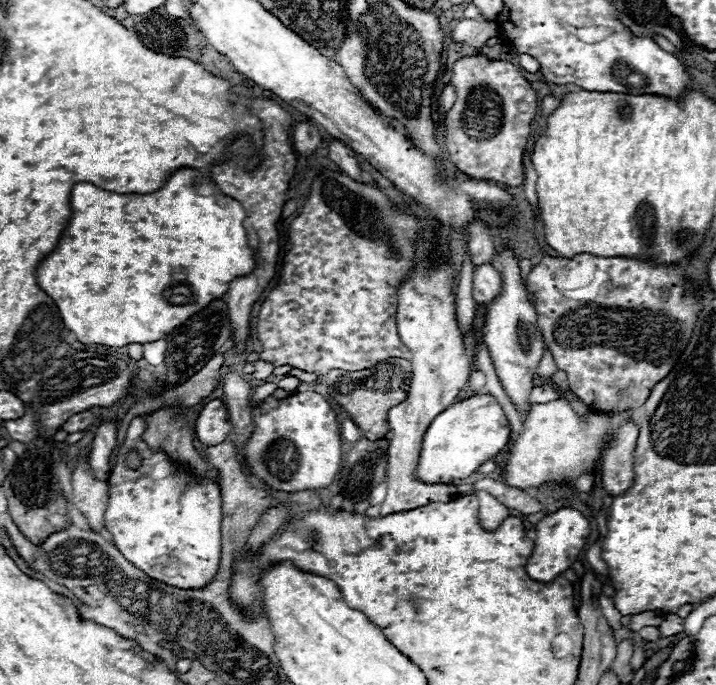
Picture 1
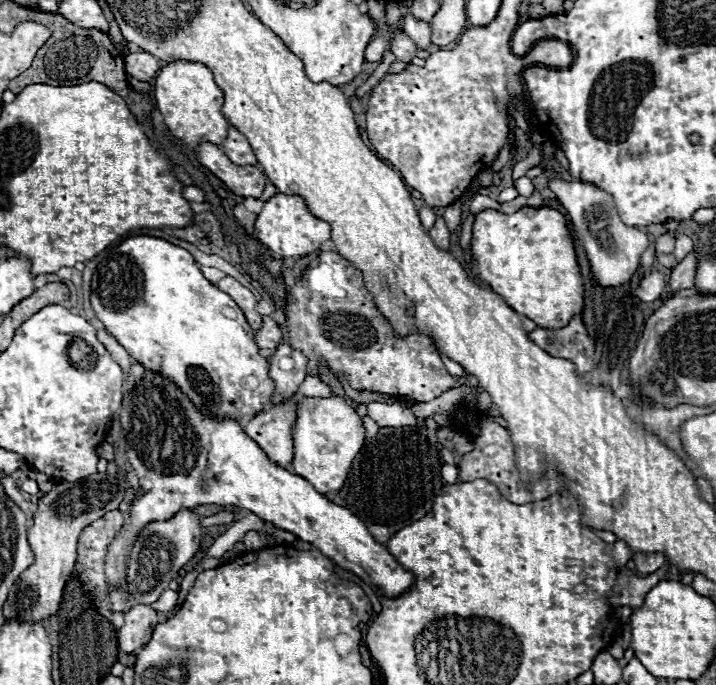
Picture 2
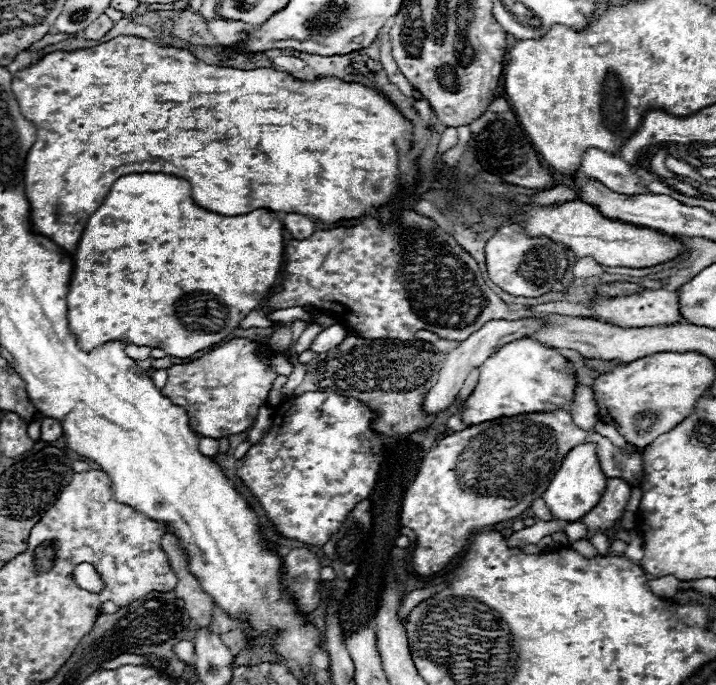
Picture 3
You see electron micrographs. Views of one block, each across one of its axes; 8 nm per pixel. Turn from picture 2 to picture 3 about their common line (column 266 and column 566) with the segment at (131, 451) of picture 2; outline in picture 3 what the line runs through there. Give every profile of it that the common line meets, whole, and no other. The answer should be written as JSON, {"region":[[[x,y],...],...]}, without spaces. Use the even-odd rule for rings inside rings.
{"region":[[[580,444],[568,452],[568,456],[564,458],[564,462],[562,462],[560,470],[554,474],[554,478],[550,480],[542,498],[544,498],[546,506],[550,508],[550,512],[554,514],[554,520],[576,522],[576,520],[582,520],[582,516],[586,516],[586,512],[590,512],[590,508],[594,508],[594,504],[598,504],[604,488],[606,488],[606,476],[598,464],[596,446]]]}

